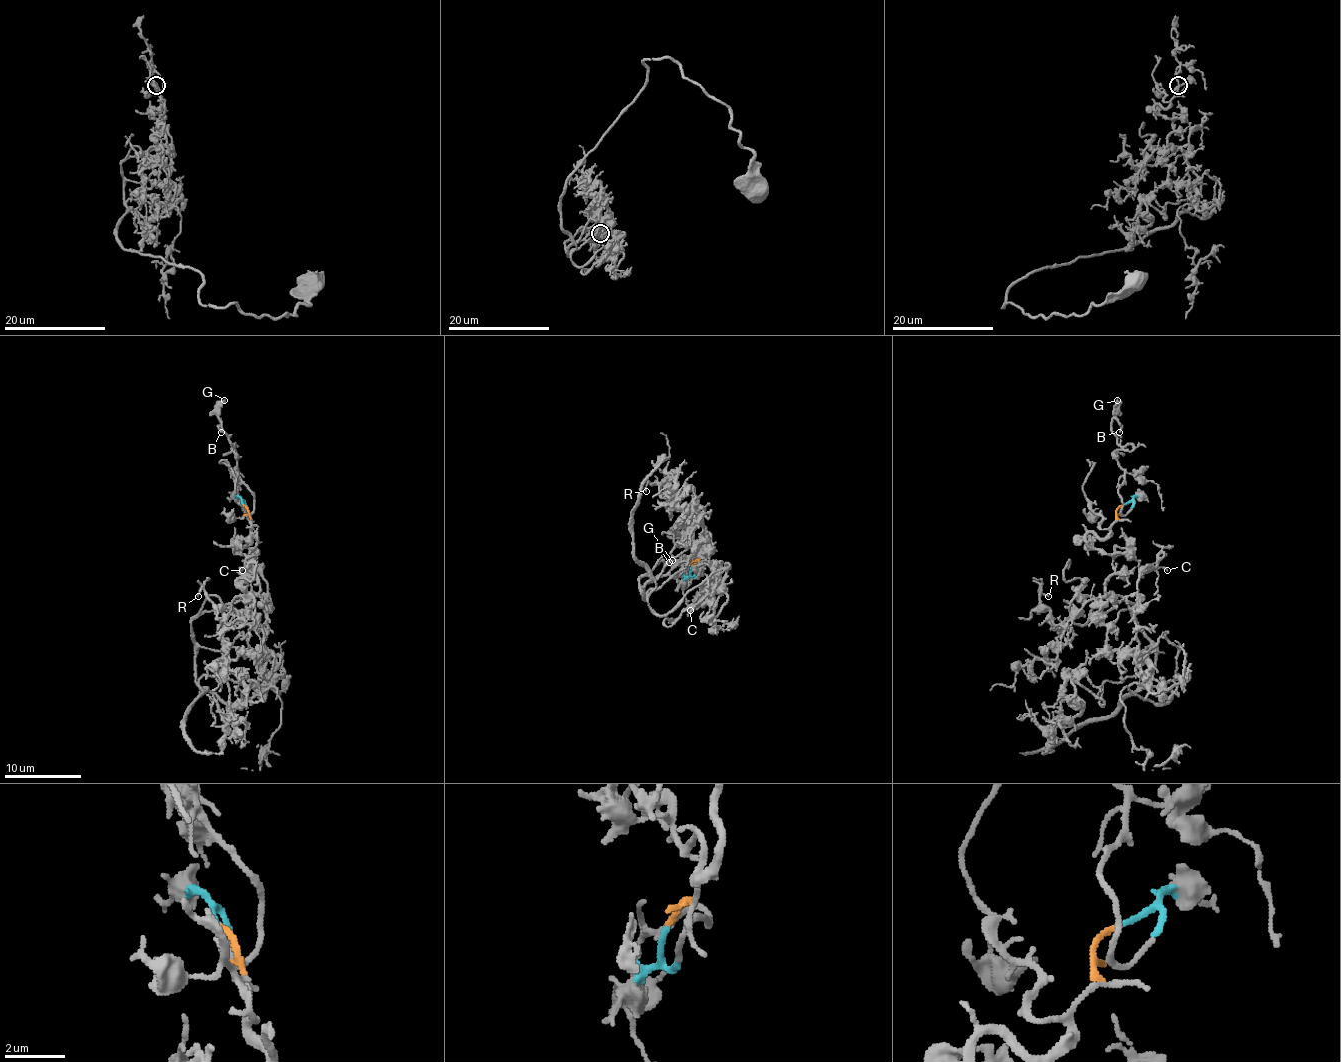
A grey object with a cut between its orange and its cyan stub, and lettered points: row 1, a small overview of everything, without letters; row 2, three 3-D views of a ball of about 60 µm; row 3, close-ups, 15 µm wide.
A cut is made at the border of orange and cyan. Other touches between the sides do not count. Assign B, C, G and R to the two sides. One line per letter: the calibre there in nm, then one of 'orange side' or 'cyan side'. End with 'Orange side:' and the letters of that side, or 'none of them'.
B: 160 nm thick; cyan side
C: 120 nm thick; orange side
G: 400 nm thick; cyan side
R: 130 nm thick; orange side
Orange side: C, R

